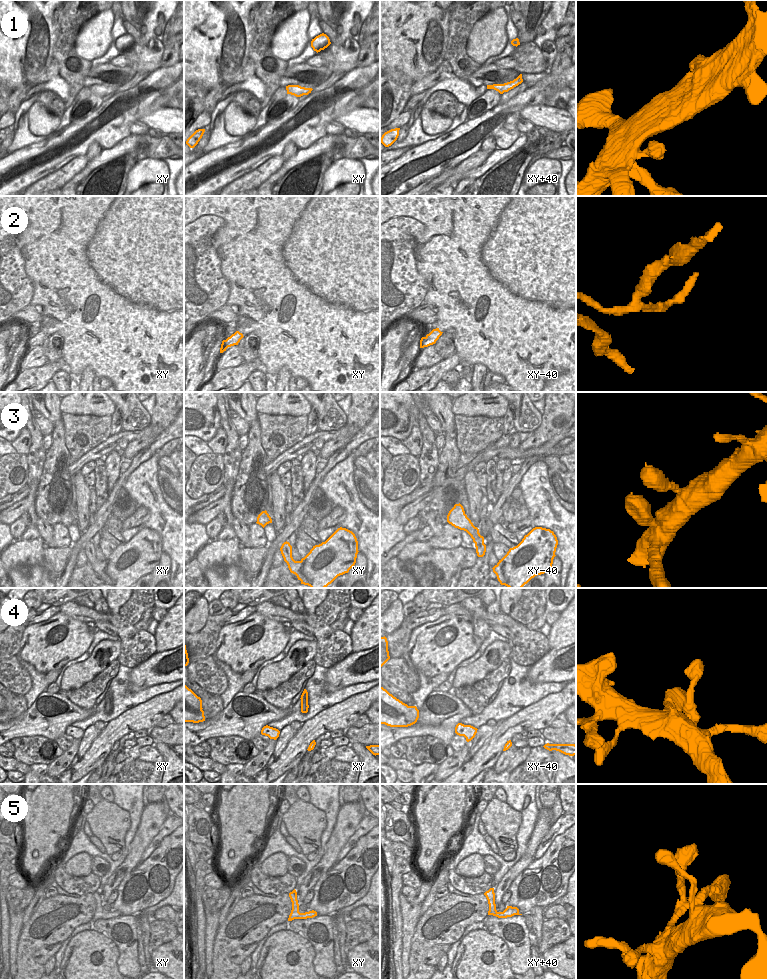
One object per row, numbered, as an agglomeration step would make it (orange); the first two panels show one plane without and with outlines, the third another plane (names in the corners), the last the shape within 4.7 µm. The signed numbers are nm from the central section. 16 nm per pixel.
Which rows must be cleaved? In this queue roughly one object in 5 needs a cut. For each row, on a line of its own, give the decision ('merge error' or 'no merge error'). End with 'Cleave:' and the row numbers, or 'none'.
1: no merge error
2: merge error
3: no merge error
4: no merge error
5: no merge error
Cleave: 2

